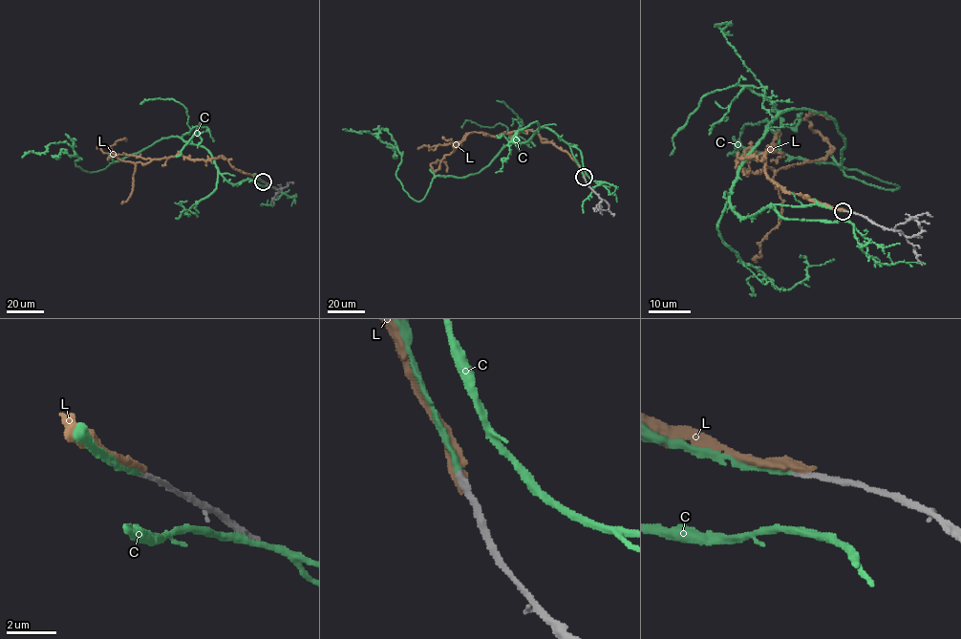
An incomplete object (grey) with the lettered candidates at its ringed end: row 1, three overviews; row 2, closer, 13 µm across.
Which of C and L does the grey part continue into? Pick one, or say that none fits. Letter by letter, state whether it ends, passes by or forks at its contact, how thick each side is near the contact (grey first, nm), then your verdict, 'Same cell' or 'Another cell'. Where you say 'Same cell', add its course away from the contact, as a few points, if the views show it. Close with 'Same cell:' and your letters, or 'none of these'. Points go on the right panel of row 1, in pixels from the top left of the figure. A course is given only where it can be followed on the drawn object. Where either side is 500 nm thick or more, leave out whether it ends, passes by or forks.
C: It ends there. Thickness 180 nm (grey) against 220 nm. Same cell. Its course: (843, 211), (730, 202), (770, 123), (823, 113), (841, 164), (899, 188), (792, 159), (767, 121), (736, 157)
L: It ends there. Thickness 240 nm (grey) against 480 nm. Another cell
Same cell: C

